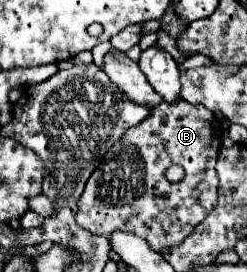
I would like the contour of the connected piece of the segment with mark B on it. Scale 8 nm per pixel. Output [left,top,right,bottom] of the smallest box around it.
[76,100,222,252]

